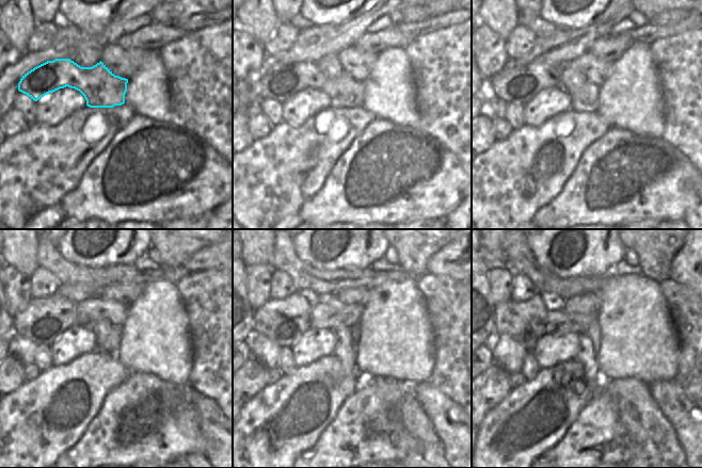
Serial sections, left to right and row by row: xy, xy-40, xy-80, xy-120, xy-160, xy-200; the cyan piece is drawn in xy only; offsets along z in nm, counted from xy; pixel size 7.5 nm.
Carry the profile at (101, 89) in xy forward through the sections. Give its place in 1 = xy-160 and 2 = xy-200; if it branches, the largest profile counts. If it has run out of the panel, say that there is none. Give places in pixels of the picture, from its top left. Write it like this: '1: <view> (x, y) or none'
1: xy-160 (284, 321)
2: xy-200 (524, 321)

